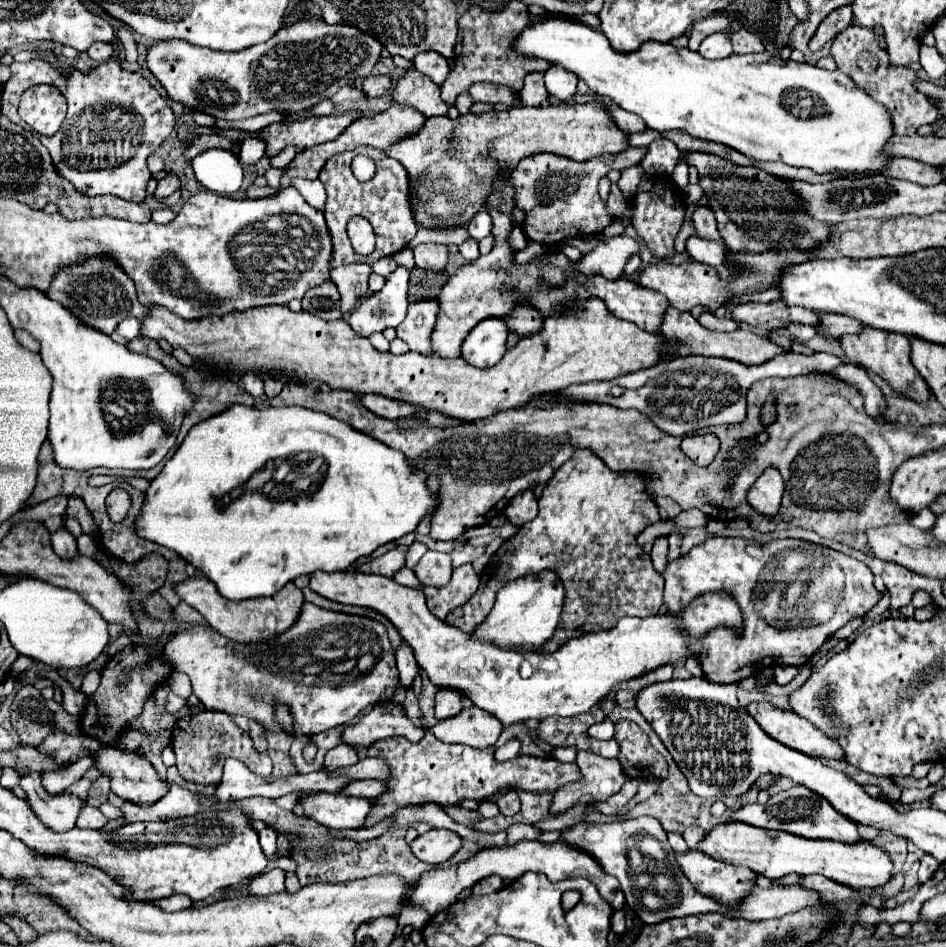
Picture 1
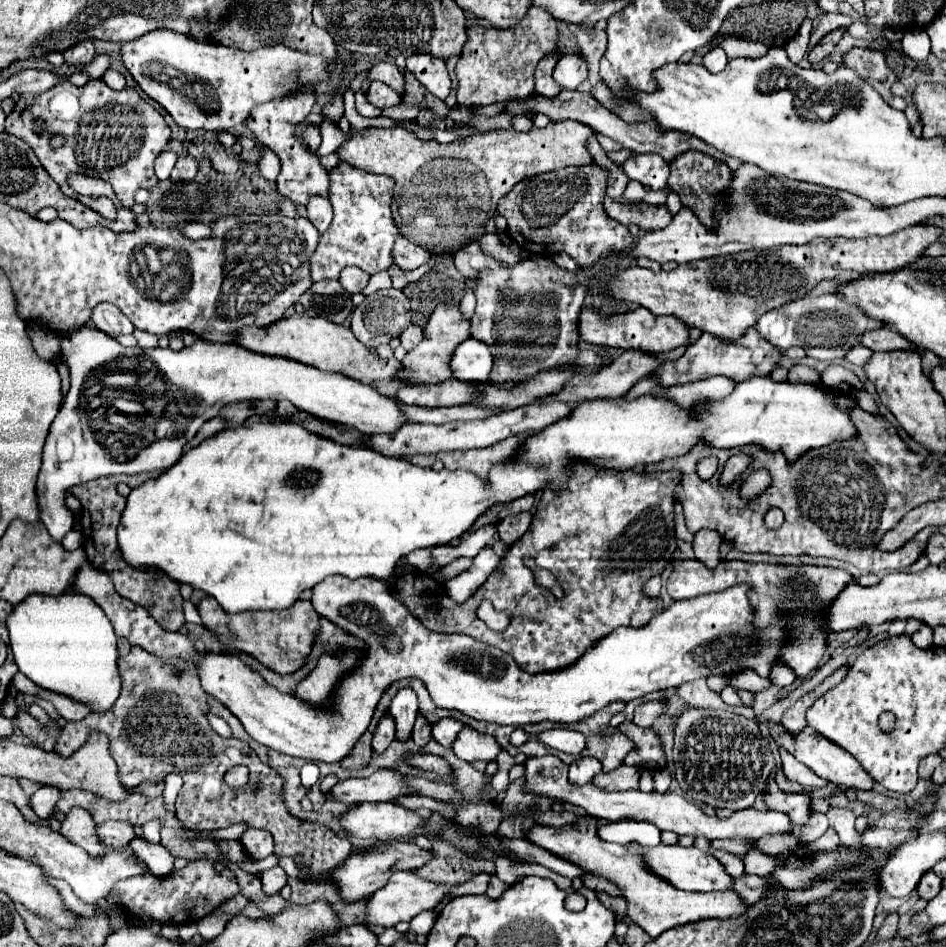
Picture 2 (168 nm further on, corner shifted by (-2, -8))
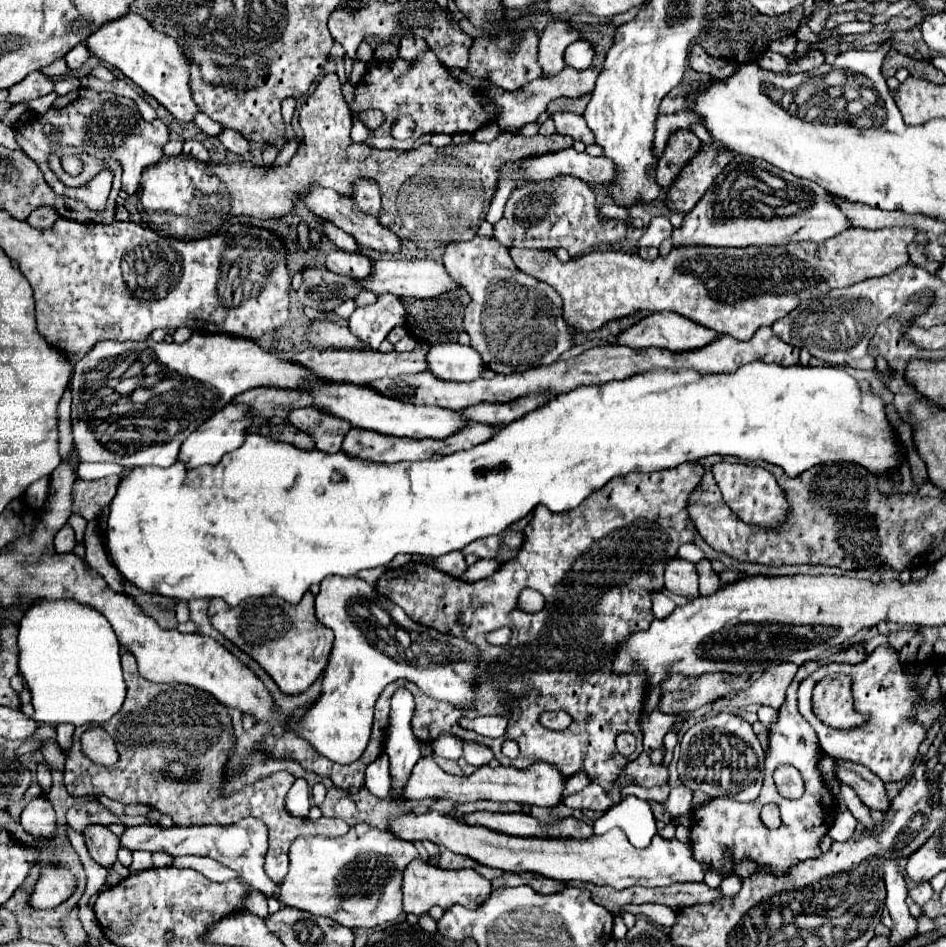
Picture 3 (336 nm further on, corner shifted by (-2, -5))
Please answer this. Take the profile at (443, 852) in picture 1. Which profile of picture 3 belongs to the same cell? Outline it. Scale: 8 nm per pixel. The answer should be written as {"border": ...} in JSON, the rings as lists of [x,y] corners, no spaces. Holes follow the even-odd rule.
{"border":[[[368,824],[352,826],[342,838],[296,838],[290,846],[290,870],[282,882],[280,902],[328,916],[348,928],[374,928],[402,914],[402,870],[416,858],[418,848],[412,842]]]}

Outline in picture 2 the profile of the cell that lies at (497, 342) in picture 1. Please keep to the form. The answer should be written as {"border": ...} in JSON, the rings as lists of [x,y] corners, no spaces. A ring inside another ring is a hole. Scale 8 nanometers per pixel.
{"border":[[[474,337],[462,341],[458,349],[454,349],[450,357],[450,369],[456,379],[468,383],[482,383],[488,379],[492,369],[492,353],[490,347]]]}

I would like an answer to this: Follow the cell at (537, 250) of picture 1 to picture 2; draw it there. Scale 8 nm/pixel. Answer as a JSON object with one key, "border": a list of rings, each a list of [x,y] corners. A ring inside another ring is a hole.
{"border":[[[466,280],[466,293],[460,302],[460,309],[464,318],[471,320],[476,306],[476,298],[473,287],[476,283],[472,280]]]}

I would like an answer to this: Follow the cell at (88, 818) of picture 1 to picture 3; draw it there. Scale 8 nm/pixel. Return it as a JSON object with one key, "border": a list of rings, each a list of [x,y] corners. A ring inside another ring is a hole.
{"border":[[[244,818],[228,826],[188,826],[188,828],[128,826],[120,836],[120,844],[130,850],[150,850],[150,852],[164,850],[172,856],[184,856],[184,854],[210,856],[220,864],[236,870],[250,886],[264,892],[268,898],[274,894],[274,882],[264,872],[264,856],[268,850],[268,828],[258,818]]]}

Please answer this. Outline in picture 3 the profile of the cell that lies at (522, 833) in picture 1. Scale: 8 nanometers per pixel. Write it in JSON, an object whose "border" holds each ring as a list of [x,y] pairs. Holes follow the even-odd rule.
{"border":[[[414,860],[406,866],[404,876],[402,876],[402,894],[404,894],[404,912],[406,914],[416,914],[422,916],[426,914],[432,906],[440,906],[440,908],[450,908],[452,904],[462,904],[462,906],[470,906],[470,908],[478,908],[478,904],[482,904],[482,900],[486,900],[486,896],[492,892],[490,888],[490,880],[486,880],[484,876],[480,876],[474,870],[462,868],[462,870],[442,870],[436,868],[424,860]]]}

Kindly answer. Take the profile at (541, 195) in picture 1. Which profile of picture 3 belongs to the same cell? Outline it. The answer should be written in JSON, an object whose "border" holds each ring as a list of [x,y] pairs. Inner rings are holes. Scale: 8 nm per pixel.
{"border":[[[558,176],[544,182],[524,182],[512,190],[502,220],[494,226],[494,238],[506,248],[564,248],[572,258],[586,254],[598,244],[618,244],[628,234],[620,220],[602,220],[596,208],[596,194],[588,182],[574,176]]]}

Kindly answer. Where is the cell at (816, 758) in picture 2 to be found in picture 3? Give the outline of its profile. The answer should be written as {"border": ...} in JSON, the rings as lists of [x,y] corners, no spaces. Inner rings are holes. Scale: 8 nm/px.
{"border":[[[834,758],[834,774],[842,784],[848,784],[854,788],[854,792],[860,796],[860,800],[874,810],[886,812],[890,802],[886,800],[884,782],[870,772],[866,766],[850,762],[850,760],[838,760]]]}

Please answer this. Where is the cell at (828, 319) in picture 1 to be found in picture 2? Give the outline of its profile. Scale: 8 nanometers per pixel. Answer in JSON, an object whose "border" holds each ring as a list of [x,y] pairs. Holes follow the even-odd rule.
{"border":[[[880,327],[876,331],[866,331],[860,337],[860,343],[872,351],[920,351],[916,345],[910,345],[906,337],[900,333],[894,333],[894,329]]]}

